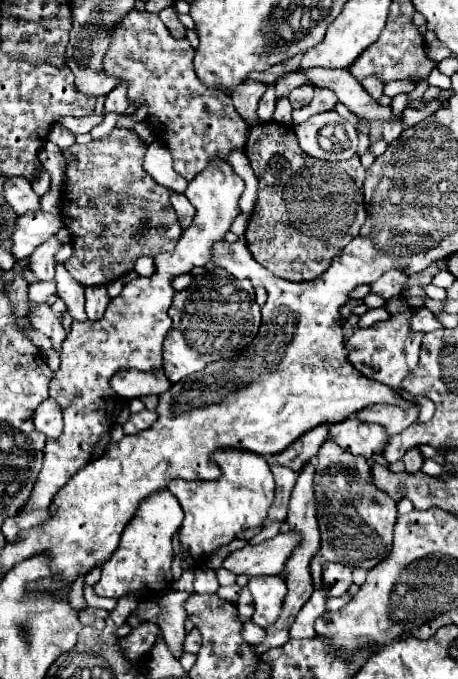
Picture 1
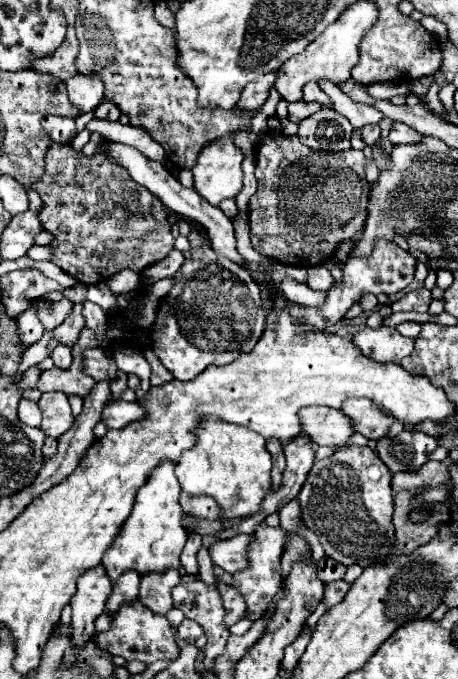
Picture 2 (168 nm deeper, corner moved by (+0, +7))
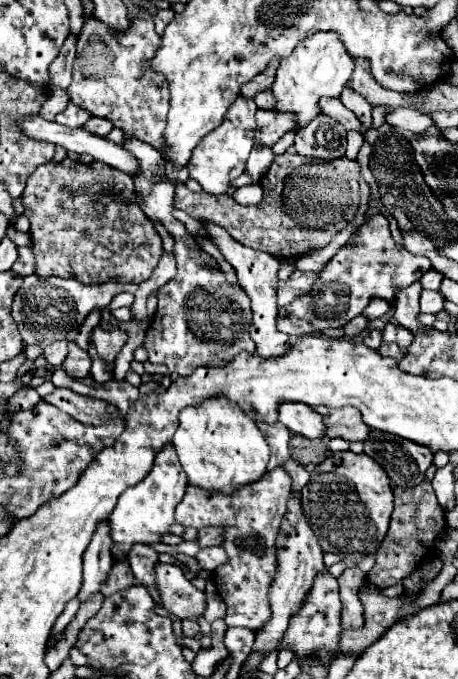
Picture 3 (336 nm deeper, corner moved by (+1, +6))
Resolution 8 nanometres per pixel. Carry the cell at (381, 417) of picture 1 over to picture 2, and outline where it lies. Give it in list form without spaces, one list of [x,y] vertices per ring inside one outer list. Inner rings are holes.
[[[356,398],[356,400],[344,402],[342,412],[348,414],[352,418],[352,422],[356,424],[356,430],[370,440],[378,440],[378,438],[386,436],[390,426],[396,422],[390,414],[380,410],[368,398]]]

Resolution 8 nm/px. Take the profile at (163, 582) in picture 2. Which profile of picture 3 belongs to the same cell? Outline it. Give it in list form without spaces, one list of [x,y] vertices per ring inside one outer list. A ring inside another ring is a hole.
[[[133,545],[129,551],[127,551],[127,561],[133,569],[133,575],[139,583],[143,583],[145,587],[155,587],[155,563],[159,561],[157,559],[157,551],[149,545]]]

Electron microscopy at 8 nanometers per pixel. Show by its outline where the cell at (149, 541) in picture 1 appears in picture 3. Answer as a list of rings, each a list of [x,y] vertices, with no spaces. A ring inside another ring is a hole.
[[[167,443],[163,451],[155,455],[155,463],[151,473],[139,481],[135,487],[127,489],[119,495],[117,507],[113,509],[109,521],[111,521],[111,537],[113,537],[113,557],[125,559],[127,549],[131,549],[133,543],[159,543],[163,535],[167,535],[169,527],[175,523],[175,507],[183,499],[185,487],[187,487],[187,473],[183,473],[183,467],[179,465],[175,447]]]

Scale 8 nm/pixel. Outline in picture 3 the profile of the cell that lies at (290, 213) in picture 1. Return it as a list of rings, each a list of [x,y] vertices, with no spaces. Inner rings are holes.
[[[287,149],[287,153],[277,155],[267,175],[261,179],[263,199],[259,205],[243,207],[237,205],[233,199],[227,199],[225,195],[211,195],[211,193],[193,193],[185,185],[175,183],[175,207],[183,209],[193,219],[209,219],[213,223],[223,225],[229,235],[239,241],[245,247],[271,253],[273,257],[279,257],[281,261],[299,257],[313,249],[323,249],[343,227],[347,227],[357,213],[359,205],[359,179],[361,165],[357,161],[349,161],[341,157],[339,161],[307,161],[307,157],[299,157],[295,149]]]

